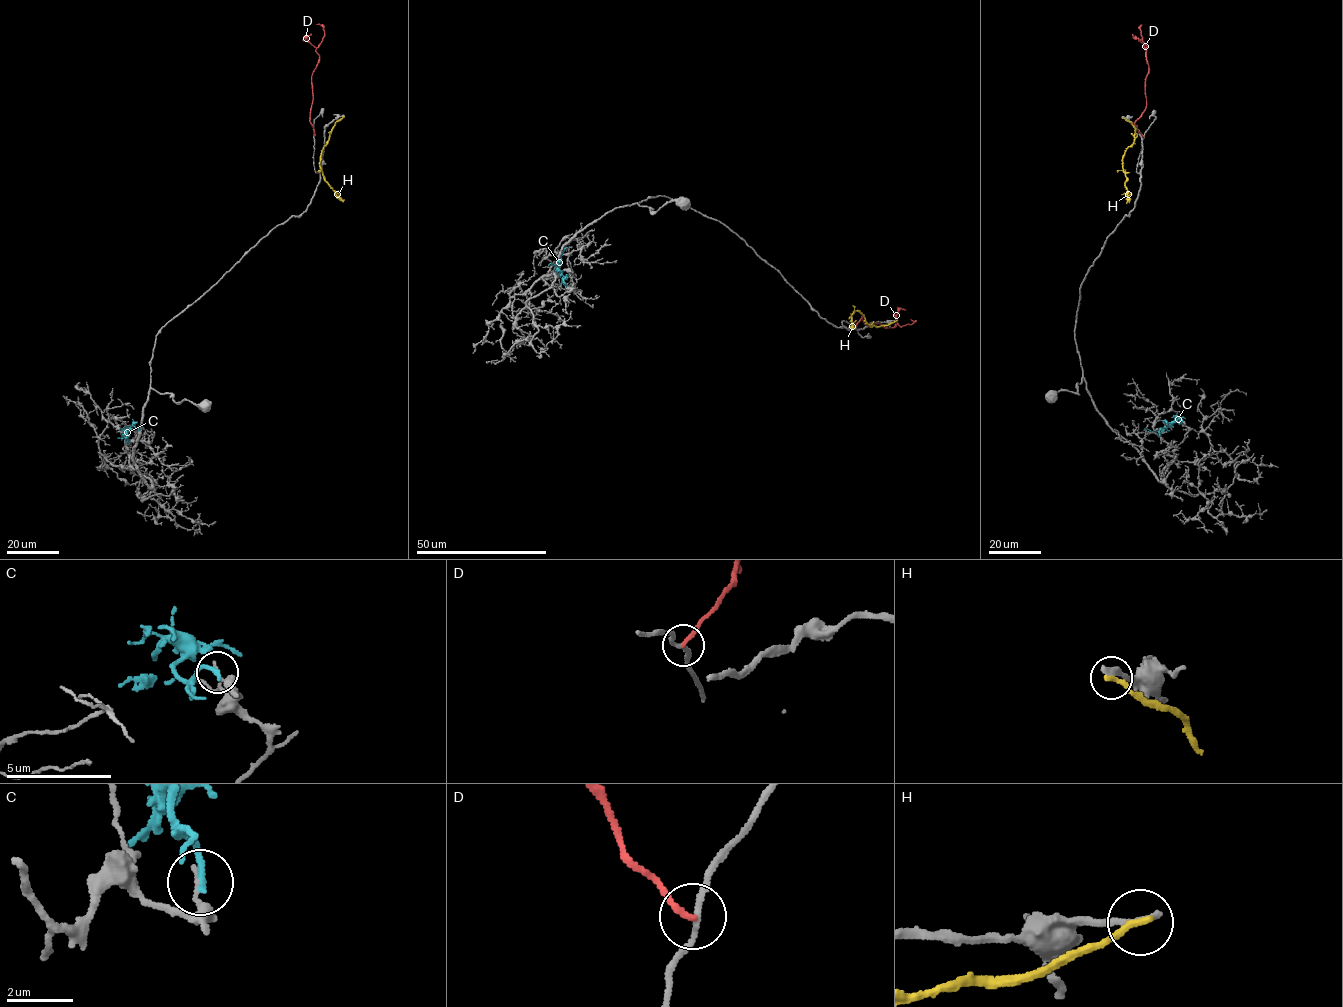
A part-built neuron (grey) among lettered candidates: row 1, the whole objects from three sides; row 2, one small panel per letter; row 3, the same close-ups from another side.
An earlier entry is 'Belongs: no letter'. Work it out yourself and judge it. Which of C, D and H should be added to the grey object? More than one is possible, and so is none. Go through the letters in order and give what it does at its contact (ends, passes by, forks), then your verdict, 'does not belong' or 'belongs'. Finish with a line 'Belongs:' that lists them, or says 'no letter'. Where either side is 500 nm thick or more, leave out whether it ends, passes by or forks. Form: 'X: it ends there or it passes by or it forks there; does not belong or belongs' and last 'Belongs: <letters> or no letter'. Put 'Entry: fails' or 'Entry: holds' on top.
Entry: holds
C: it ends there; does not belong
D: it ends there; does not belong
H: it ends there; does not belong
Belongs: no letter

